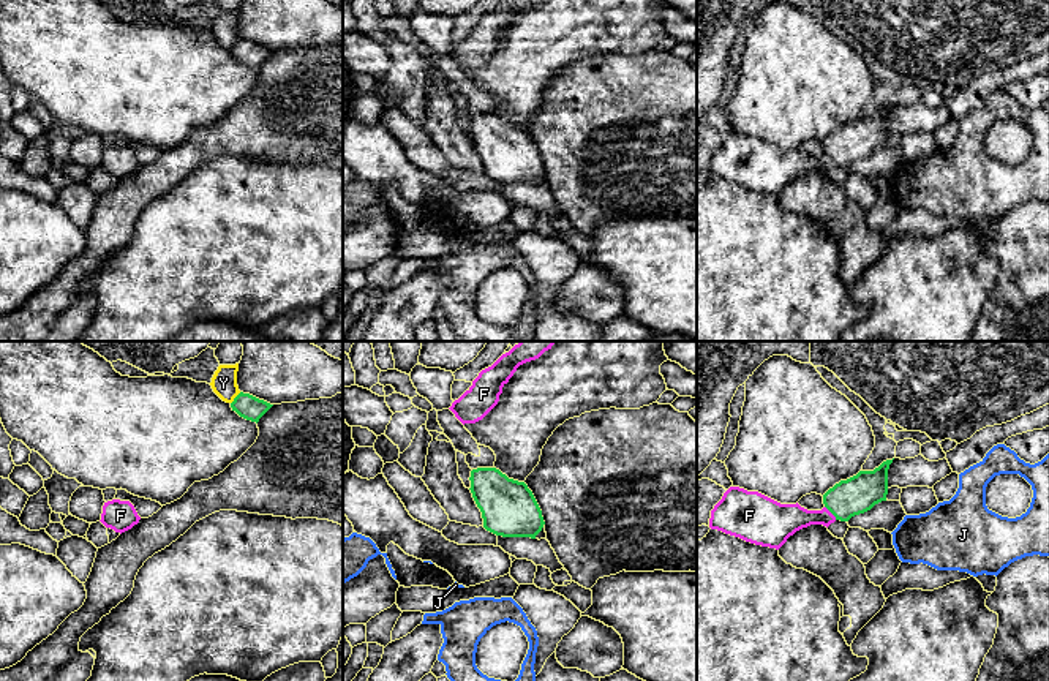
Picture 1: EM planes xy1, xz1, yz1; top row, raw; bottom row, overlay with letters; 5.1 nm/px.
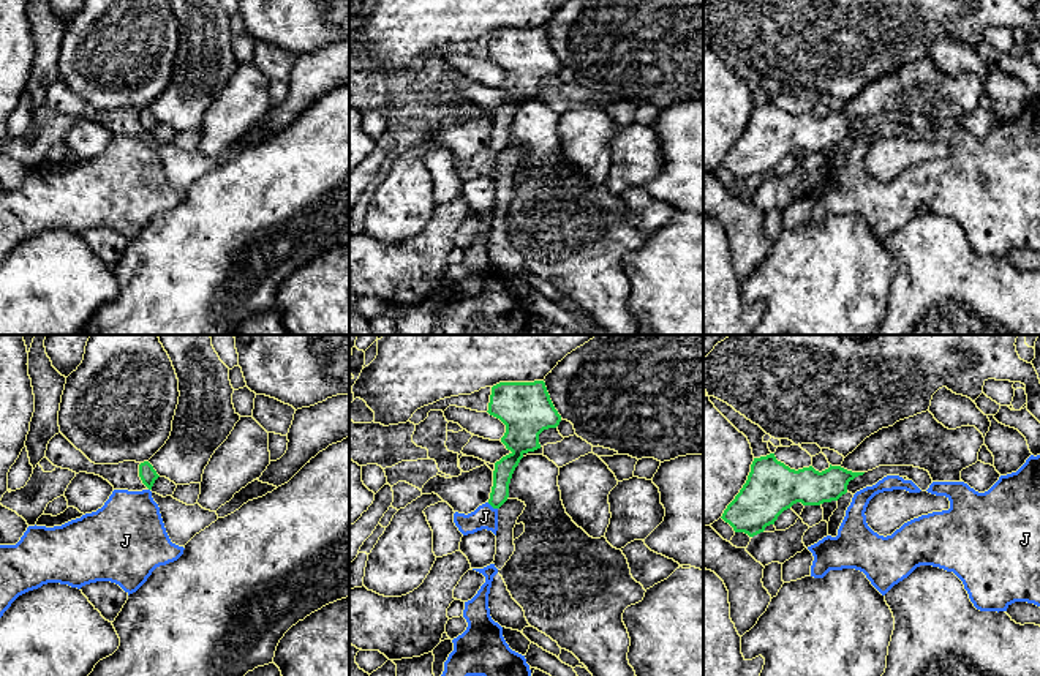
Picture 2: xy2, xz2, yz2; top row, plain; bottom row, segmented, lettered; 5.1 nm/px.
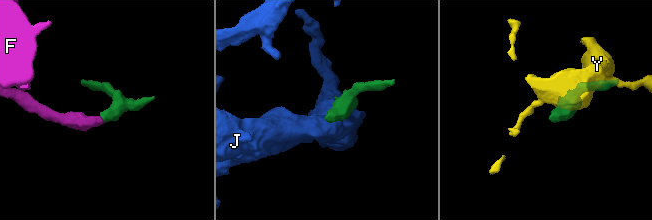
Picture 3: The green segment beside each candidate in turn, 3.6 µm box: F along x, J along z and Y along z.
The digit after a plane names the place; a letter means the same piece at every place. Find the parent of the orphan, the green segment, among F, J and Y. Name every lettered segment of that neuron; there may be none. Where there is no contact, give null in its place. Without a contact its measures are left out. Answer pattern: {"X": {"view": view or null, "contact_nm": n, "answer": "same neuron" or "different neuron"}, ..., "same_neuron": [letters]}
{"F": {"view": "yz1", "contact_nm": 90, "answer": "same neuron"}, "J": {"view": "xz2", "contact_nm": 70, "answer": "different neuron"}, "Y": {"view": "xy1", "contact_nm": 80, "answer": "different neuron"}, "same_neuron": ["F"]}

